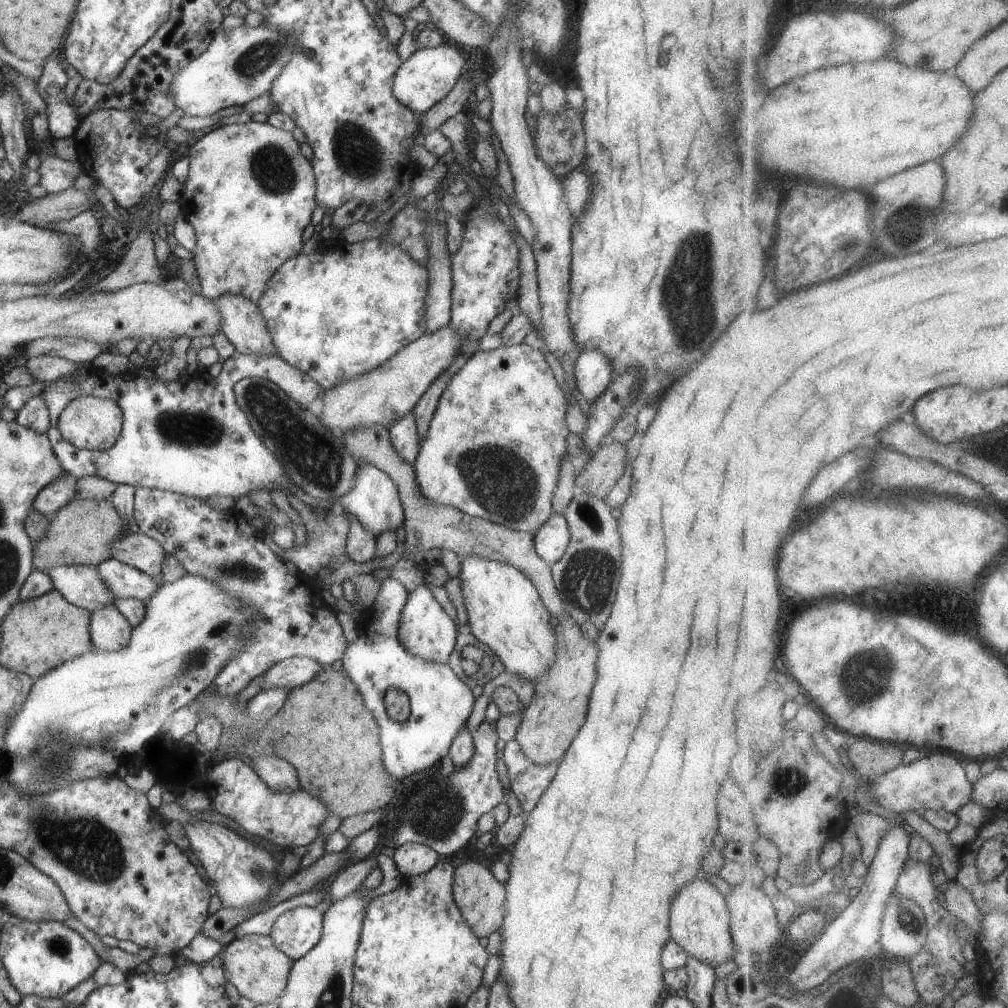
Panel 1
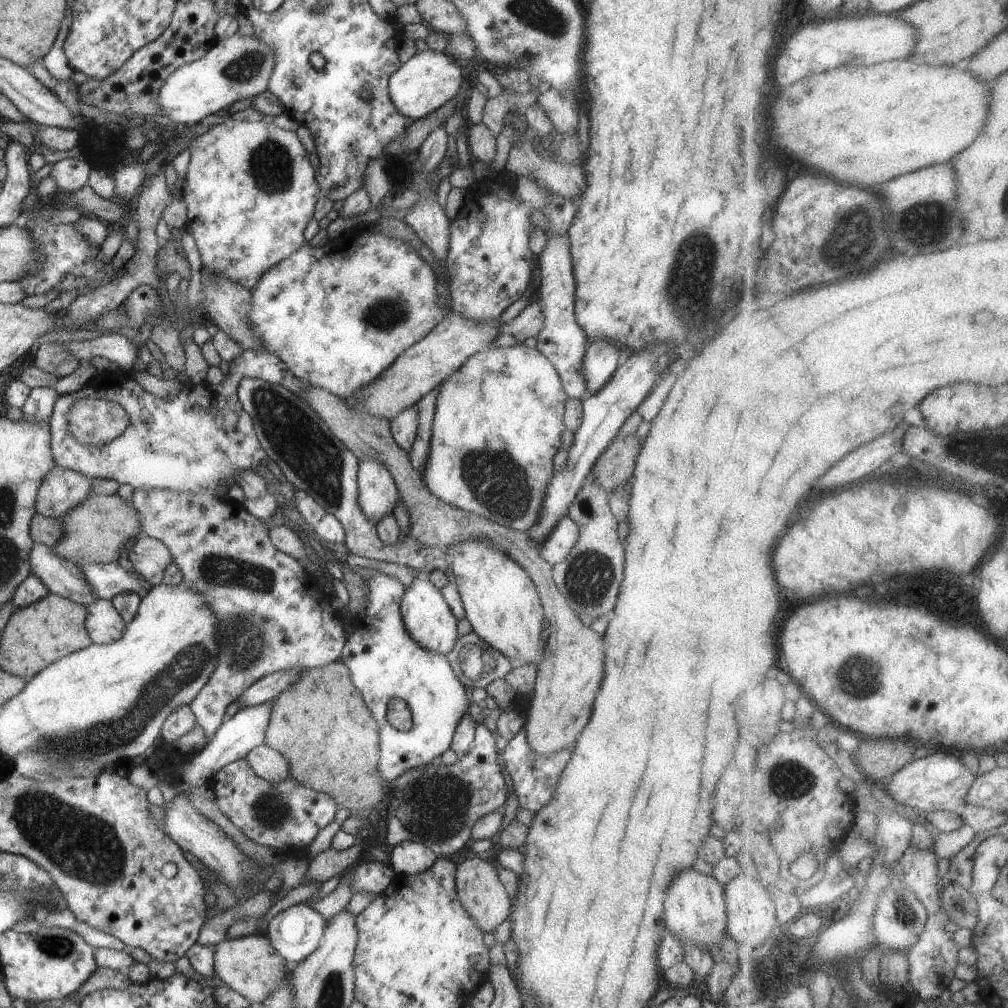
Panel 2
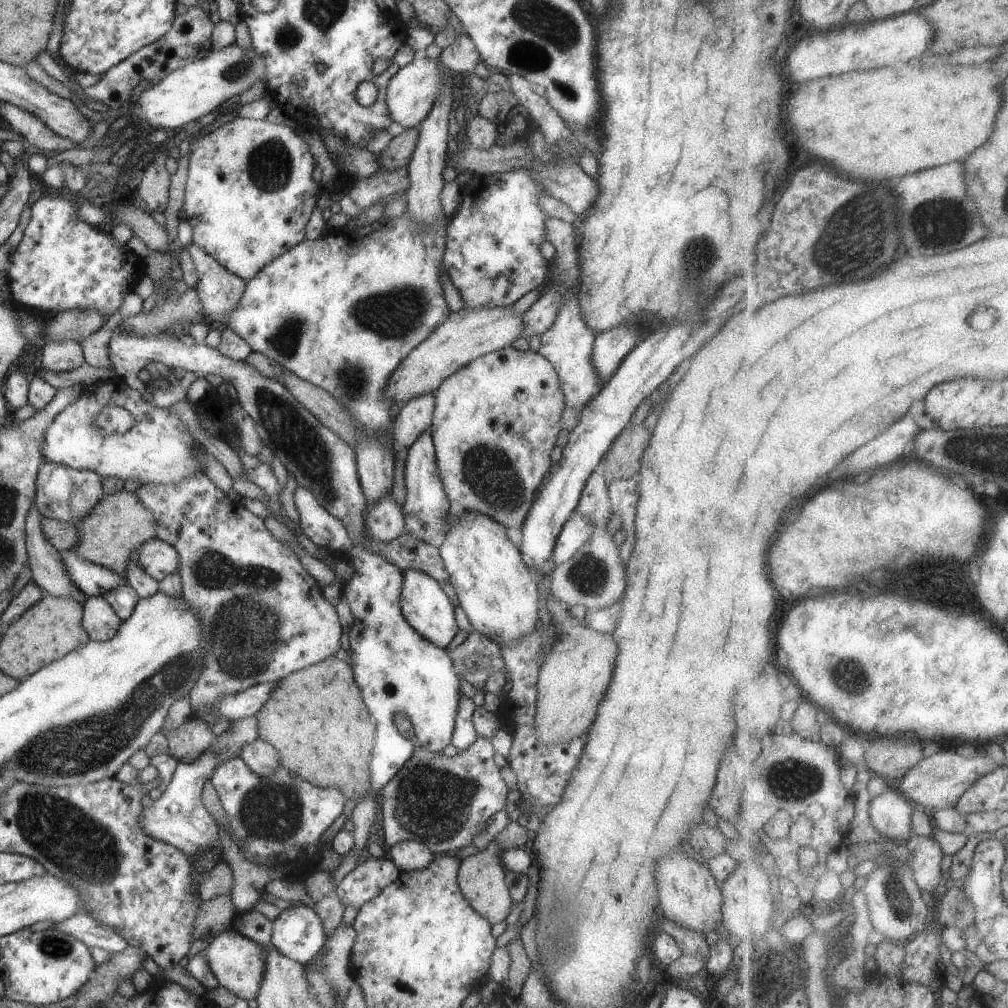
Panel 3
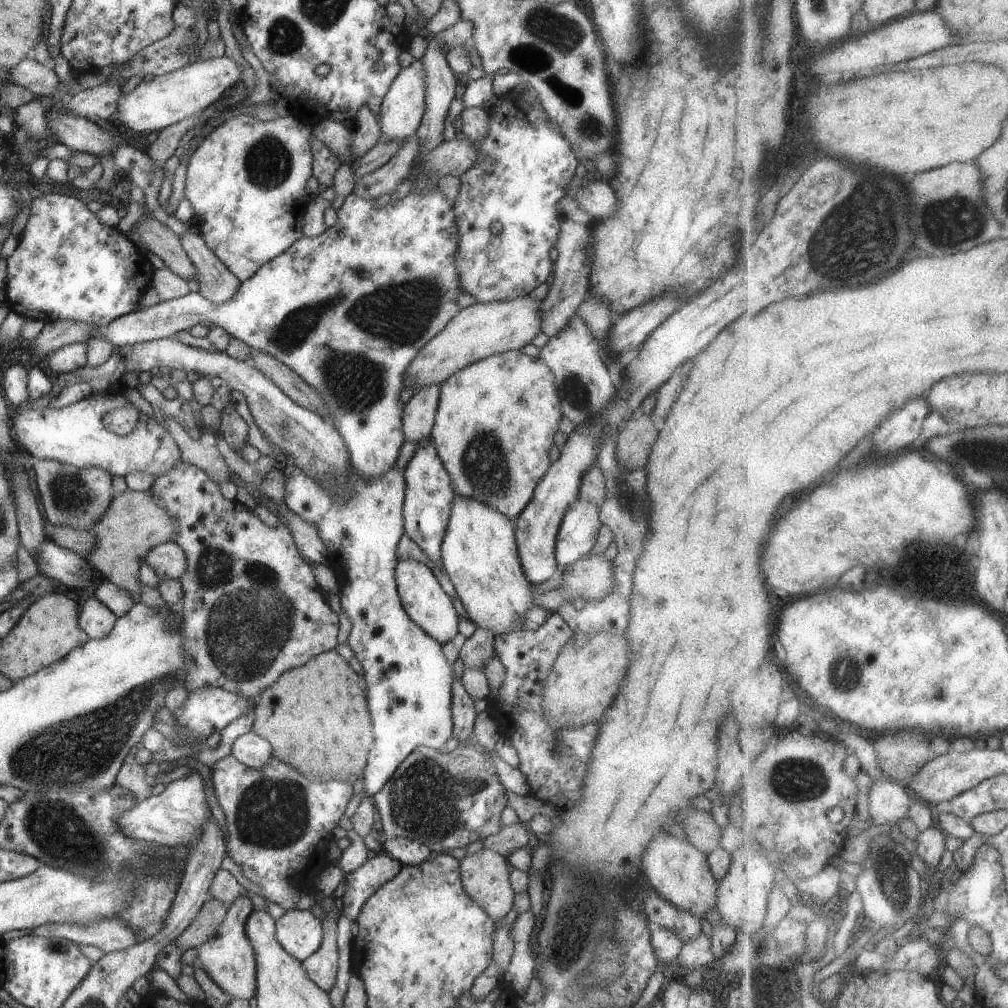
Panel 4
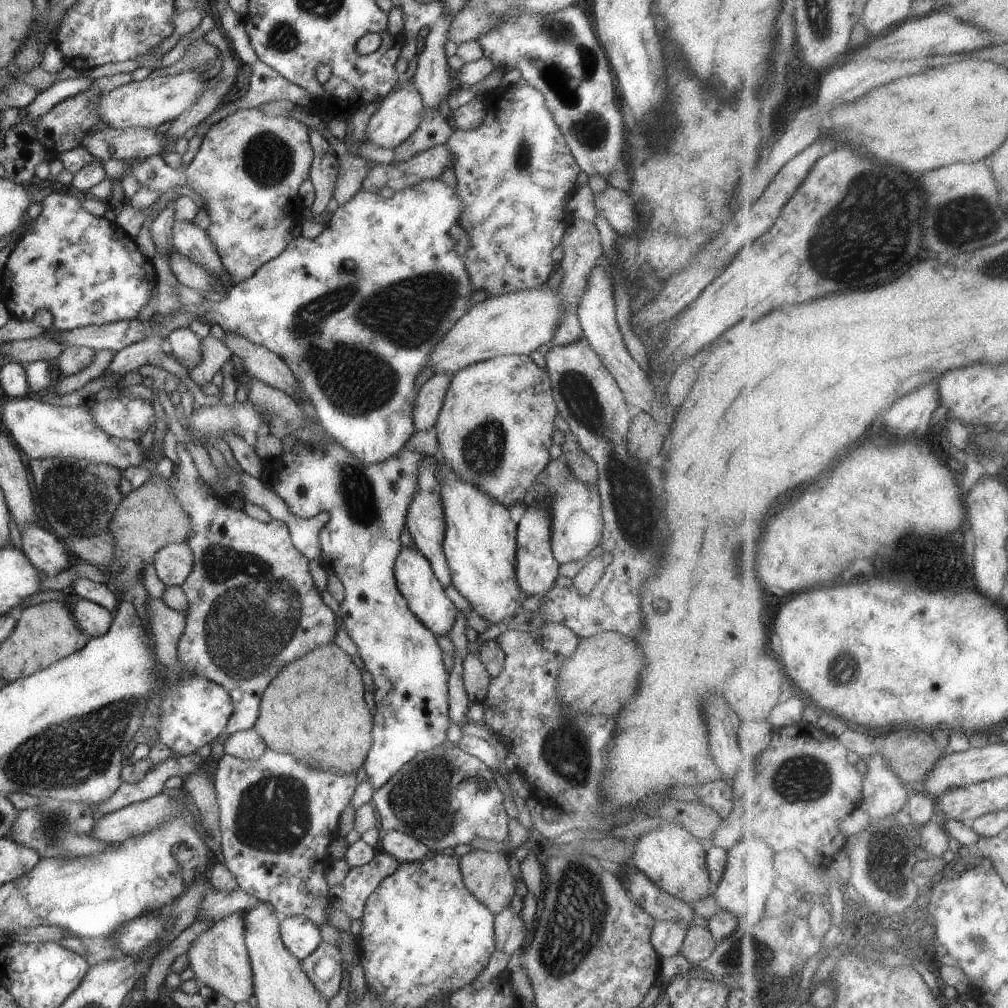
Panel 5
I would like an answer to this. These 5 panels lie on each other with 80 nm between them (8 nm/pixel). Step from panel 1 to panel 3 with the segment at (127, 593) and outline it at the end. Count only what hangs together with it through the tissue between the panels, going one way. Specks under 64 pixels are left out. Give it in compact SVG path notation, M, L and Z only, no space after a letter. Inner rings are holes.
M72 550L60 554L71 581L89 597L103 597L113 588L128 585L128 579L124 575L88 562Z

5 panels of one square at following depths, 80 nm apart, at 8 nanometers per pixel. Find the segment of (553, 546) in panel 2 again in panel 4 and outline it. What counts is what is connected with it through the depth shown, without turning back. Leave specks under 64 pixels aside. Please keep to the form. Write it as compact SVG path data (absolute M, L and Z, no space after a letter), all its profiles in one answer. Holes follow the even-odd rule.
M582 497L574 500L562 519L555 544L558 564L571 565L592 550L603 522L596 505Z

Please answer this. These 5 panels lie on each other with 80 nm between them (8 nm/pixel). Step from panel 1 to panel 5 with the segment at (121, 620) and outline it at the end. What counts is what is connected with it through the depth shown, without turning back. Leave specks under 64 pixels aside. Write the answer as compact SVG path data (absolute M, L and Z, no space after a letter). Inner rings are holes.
M86 599L78 600L70 610L76 624L90 639L104 636L114 618L114 614L108 609Z

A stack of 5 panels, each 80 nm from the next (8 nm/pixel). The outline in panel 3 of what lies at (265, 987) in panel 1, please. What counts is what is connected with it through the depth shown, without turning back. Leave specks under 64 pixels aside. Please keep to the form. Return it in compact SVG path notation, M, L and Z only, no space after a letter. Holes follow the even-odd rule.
M233 923L204 950L210 968L221 986L225 986L238 999L256 999L267 970L267 954L264 947L251 938L242 936L233 928Z

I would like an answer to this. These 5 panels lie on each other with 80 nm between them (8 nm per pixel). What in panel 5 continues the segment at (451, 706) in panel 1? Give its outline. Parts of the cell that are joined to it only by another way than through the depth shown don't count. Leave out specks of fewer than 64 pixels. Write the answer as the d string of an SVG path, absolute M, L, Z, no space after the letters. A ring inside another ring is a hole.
M332 438L319 441L313 447L300 447L278 456L274 463L264 467L271 470L270 486L284 499L288 508L300 518L323 517L319 539L323 552L322 564L340 578L344 585L344 598L339 602L344 626L357 646L358 655L374 683L374 713L372 715L372 746L368 751L364 772L374 790L386 784L398 770L418 753L446 744L449 719L448 677L442 662L442 649L437 636L428 630L408 608L395 579L394 565L403 546L400 535L405 529L407 510L417 491L417 472L423 459L419 452L405 446L391 459L369 465L352 456Z

